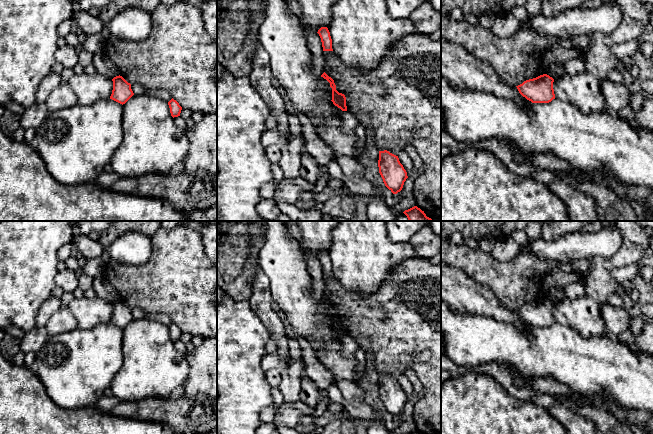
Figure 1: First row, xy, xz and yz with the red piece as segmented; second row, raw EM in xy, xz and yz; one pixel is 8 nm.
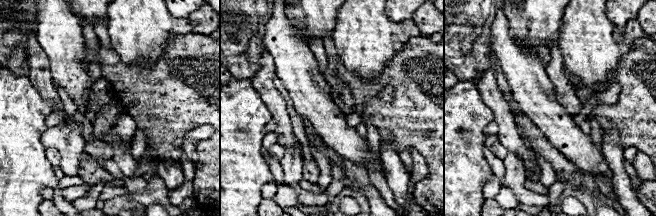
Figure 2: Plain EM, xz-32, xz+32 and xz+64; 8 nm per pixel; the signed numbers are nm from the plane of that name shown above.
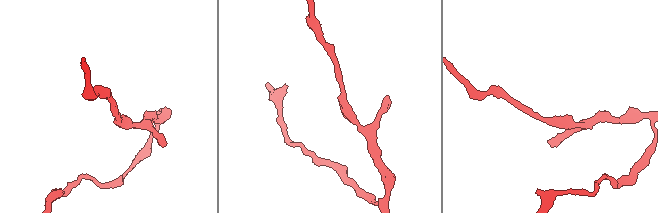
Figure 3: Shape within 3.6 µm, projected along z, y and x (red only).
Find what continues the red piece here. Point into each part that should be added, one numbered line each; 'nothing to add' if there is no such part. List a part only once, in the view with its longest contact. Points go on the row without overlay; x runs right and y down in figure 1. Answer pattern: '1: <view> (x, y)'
nothing to add

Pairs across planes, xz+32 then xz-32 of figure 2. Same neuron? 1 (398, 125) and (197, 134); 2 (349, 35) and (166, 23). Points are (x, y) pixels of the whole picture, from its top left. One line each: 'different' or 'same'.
1: different
2: same

